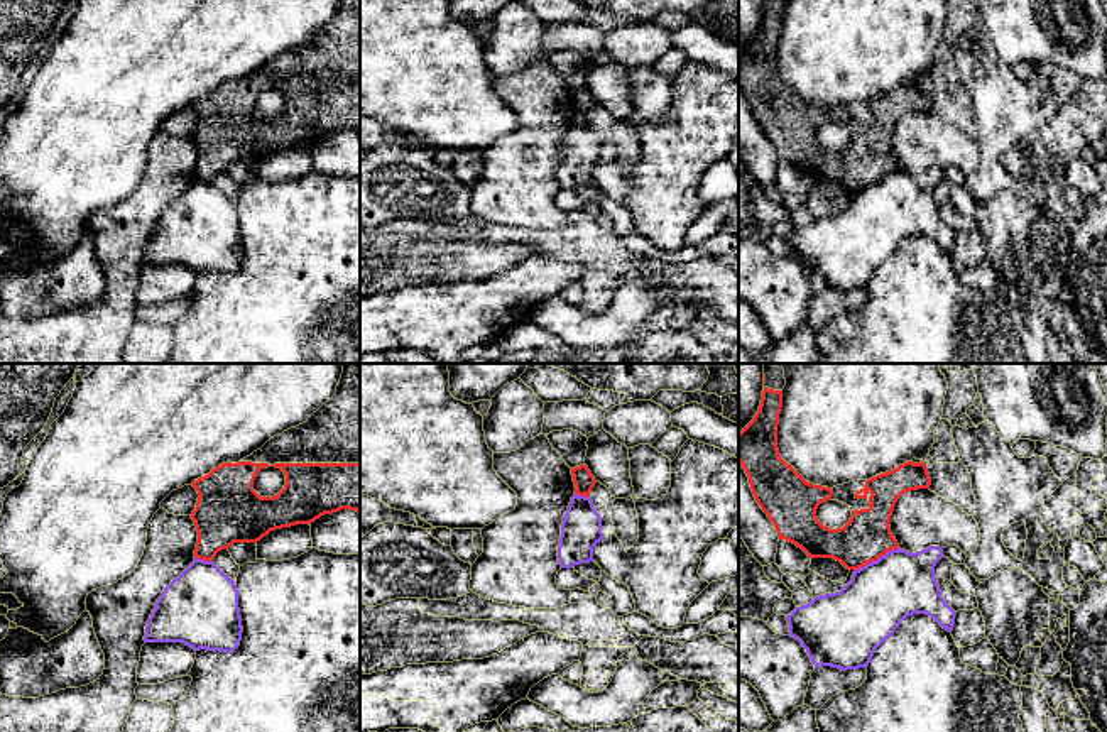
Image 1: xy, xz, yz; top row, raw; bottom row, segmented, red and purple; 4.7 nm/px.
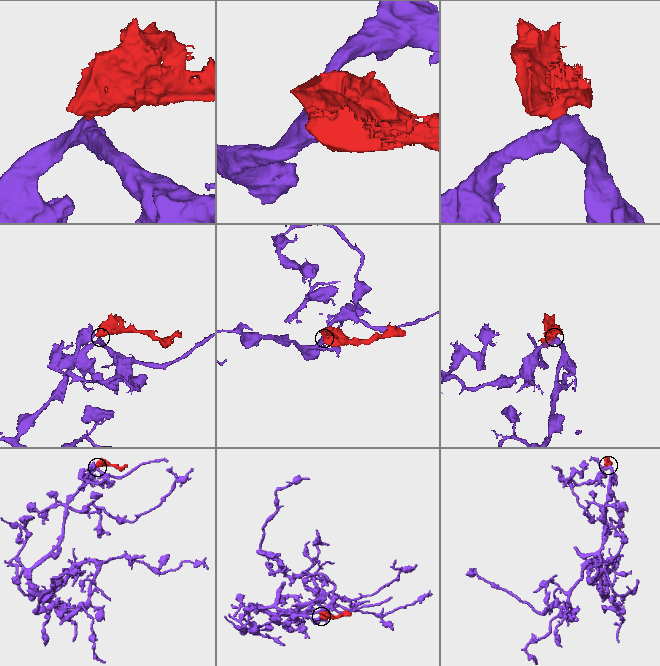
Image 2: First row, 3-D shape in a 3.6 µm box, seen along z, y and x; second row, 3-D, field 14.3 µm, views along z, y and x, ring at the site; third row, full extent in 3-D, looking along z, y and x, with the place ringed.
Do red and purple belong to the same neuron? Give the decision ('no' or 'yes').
no

